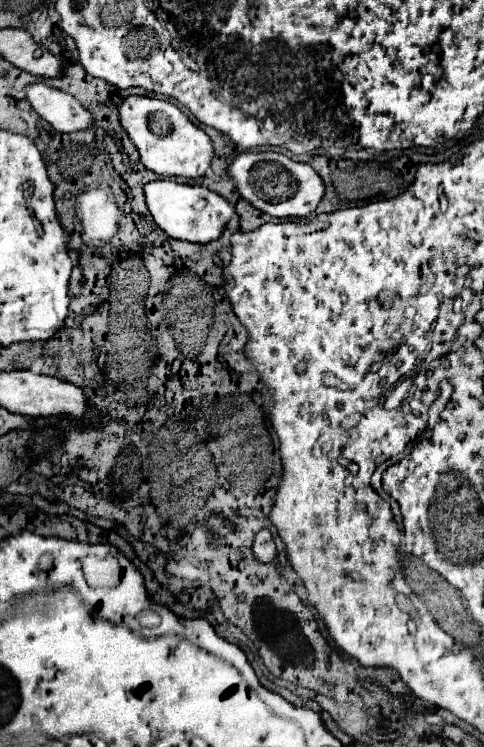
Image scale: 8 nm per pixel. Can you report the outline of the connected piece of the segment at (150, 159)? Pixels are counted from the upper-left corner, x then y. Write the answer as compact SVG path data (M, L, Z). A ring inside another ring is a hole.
M129 96L129 98L121 100L119 120L121 120L121 126L125 128L127 136L135 144L135 148L141 156L141 164L147 170L151 170L155 174L163 174L163 176L185 176L185 178L199 178L207 172L211 158L213 158L211 140L175 104L171 104L167 100L149 98L149 96ZM153 112L163 112L163 116L169 116L171 126L165 136L155 134L149 128L149 116Z

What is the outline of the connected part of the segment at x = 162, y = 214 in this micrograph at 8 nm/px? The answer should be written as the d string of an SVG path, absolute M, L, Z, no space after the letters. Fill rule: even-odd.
M155 180L143 186L147 208L155 220L155 224L171 238L185 240L185 242L199 242L205 244L221 236L225 224L231 218L237 218L235 208L221 198L219 194L191 184L179 184L175 180Z

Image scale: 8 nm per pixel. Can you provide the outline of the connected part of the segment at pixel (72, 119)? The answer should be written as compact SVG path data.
M35 82L25 86L25 96L31 108L57 132L85 130L91 124L91 114L67 92Z

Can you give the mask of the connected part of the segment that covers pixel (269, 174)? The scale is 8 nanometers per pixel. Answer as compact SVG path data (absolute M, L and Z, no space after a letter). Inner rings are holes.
M239 152L229 162L227 176L233 180L235 192L243 200L275 218L301 218L311 214L317 208L325 190L321 178L309 164L295 162L281 152Z

